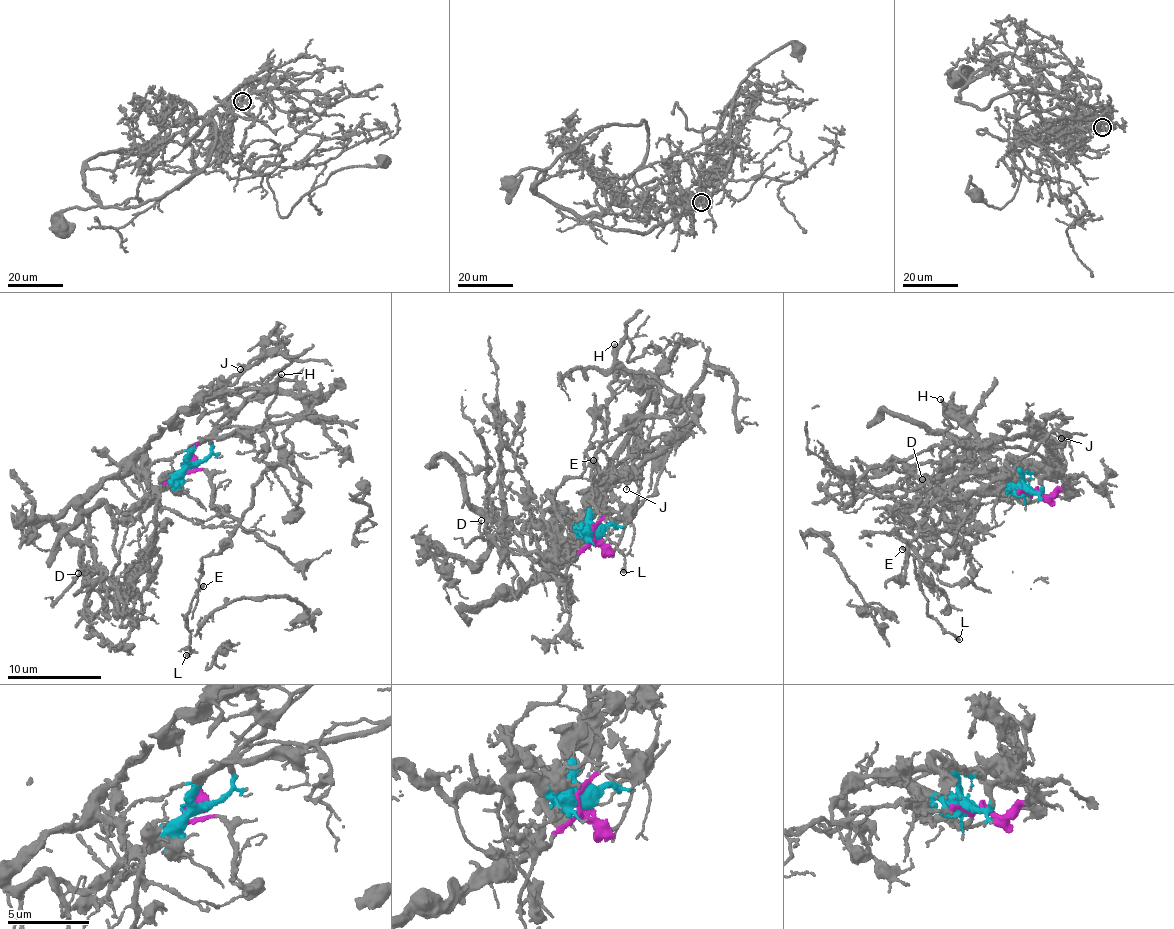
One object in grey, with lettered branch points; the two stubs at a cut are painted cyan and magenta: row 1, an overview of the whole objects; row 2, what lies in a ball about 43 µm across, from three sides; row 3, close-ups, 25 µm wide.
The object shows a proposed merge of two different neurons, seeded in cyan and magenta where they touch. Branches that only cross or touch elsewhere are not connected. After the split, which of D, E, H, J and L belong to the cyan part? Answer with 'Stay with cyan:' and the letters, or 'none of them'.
Stay with cyan: D, J

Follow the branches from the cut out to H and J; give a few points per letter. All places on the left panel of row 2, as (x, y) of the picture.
H: (189, 465), (187, 473), (209, 476), (214, 509), (241, 518), (251, 486), (281, 460), (266, 411), (281, 375)
J: (189, 465), (209, 455), (212, 438), (228, 419), (225, 385), (248, 369), (241, 369)

